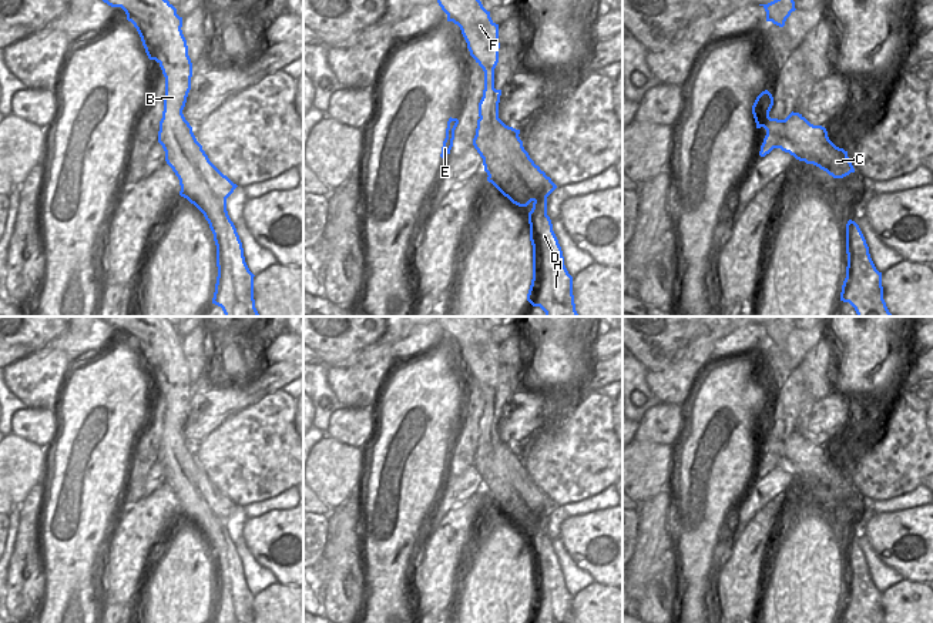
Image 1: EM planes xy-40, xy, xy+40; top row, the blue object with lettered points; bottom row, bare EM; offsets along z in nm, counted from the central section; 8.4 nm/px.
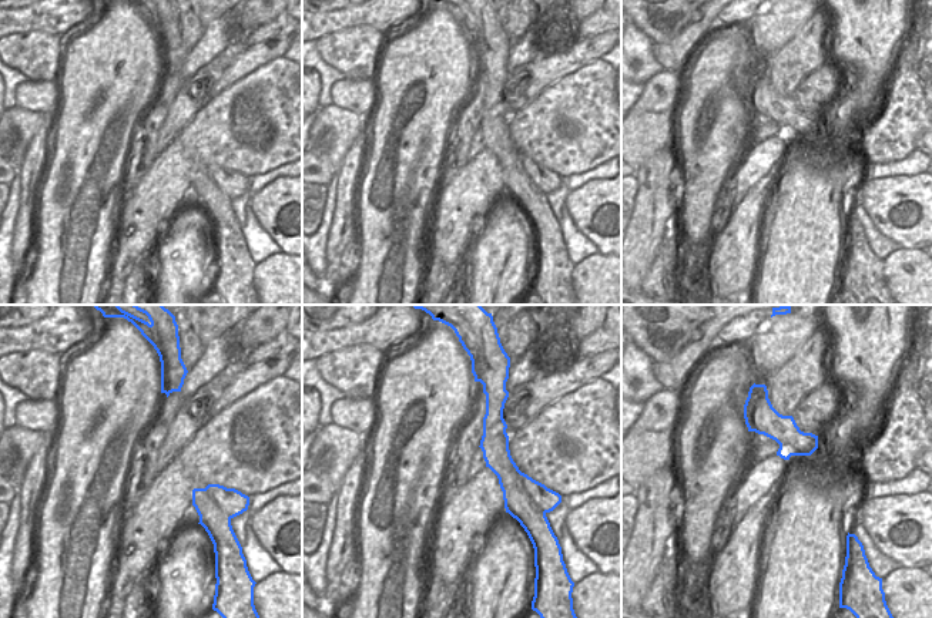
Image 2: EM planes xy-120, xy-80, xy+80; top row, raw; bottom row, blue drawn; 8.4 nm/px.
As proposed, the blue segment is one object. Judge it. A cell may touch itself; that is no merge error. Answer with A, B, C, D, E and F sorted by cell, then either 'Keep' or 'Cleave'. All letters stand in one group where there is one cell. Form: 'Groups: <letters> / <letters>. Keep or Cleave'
Groups: A B D F / C E. Cleave

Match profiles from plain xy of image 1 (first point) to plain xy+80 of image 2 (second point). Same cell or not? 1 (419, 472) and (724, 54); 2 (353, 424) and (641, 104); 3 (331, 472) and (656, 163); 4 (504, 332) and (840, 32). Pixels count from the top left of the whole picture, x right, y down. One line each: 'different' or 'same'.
1: same
2: same
3: different
4: different

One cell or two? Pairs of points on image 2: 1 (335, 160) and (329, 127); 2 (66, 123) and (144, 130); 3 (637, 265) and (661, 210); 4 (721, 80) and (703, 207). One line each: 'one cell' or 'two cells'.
1: one cell
2: two cells
3: one cell
4: one cell

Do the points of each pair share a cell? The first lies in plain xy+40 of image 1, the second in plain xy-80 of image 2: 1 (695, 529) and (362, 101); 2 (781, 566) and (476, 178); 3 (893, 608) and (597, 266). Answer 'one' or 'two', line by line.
1: two
2: two
3: one

